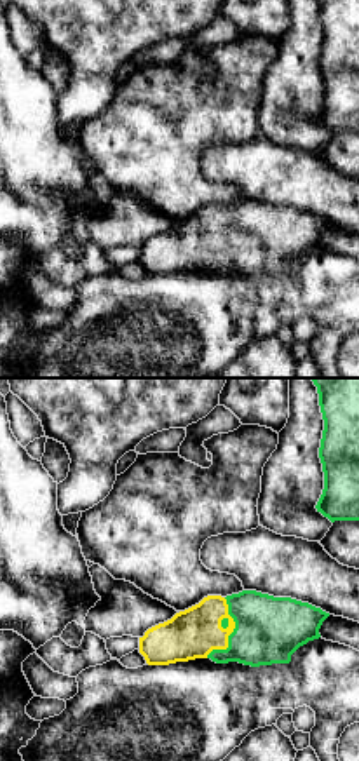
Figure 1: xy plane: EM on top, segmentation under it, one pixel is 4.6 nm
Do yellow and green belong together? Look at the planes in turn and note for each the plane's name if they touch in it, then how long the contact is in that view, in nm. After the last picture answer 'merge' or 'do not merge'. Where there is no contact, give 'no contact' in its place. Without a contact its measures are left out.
contact in xy; length 300 nm

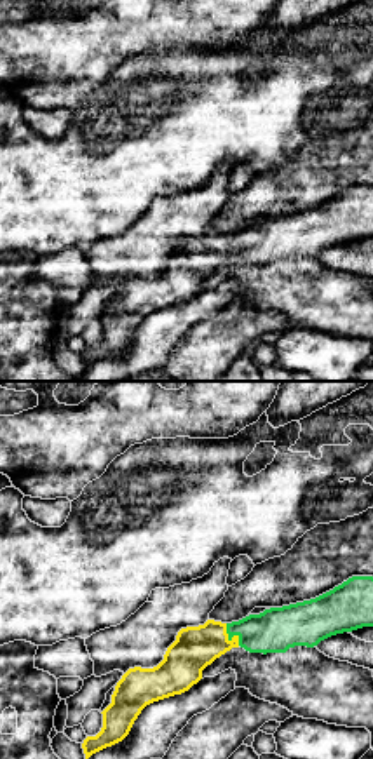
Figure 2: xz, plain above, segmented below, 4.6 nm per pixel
contact in xz; length 120 nm

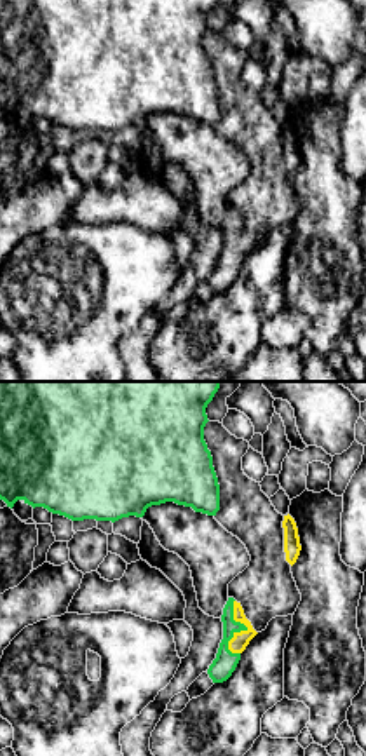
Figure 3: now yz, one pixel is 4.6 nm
contact in yz; length 260 nm

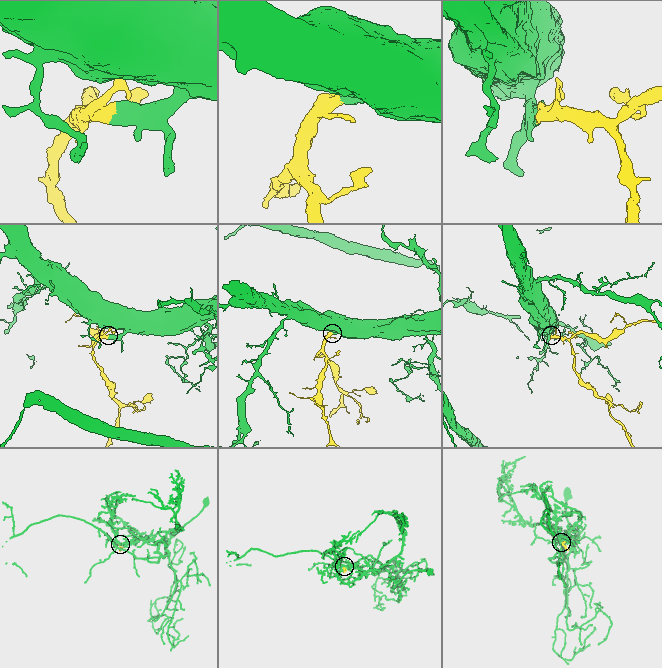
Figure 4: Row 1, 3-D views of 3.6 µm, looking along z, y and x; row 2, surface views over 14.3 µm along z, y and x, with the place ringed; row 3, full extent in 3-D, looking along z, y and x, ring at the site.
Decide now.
merge

